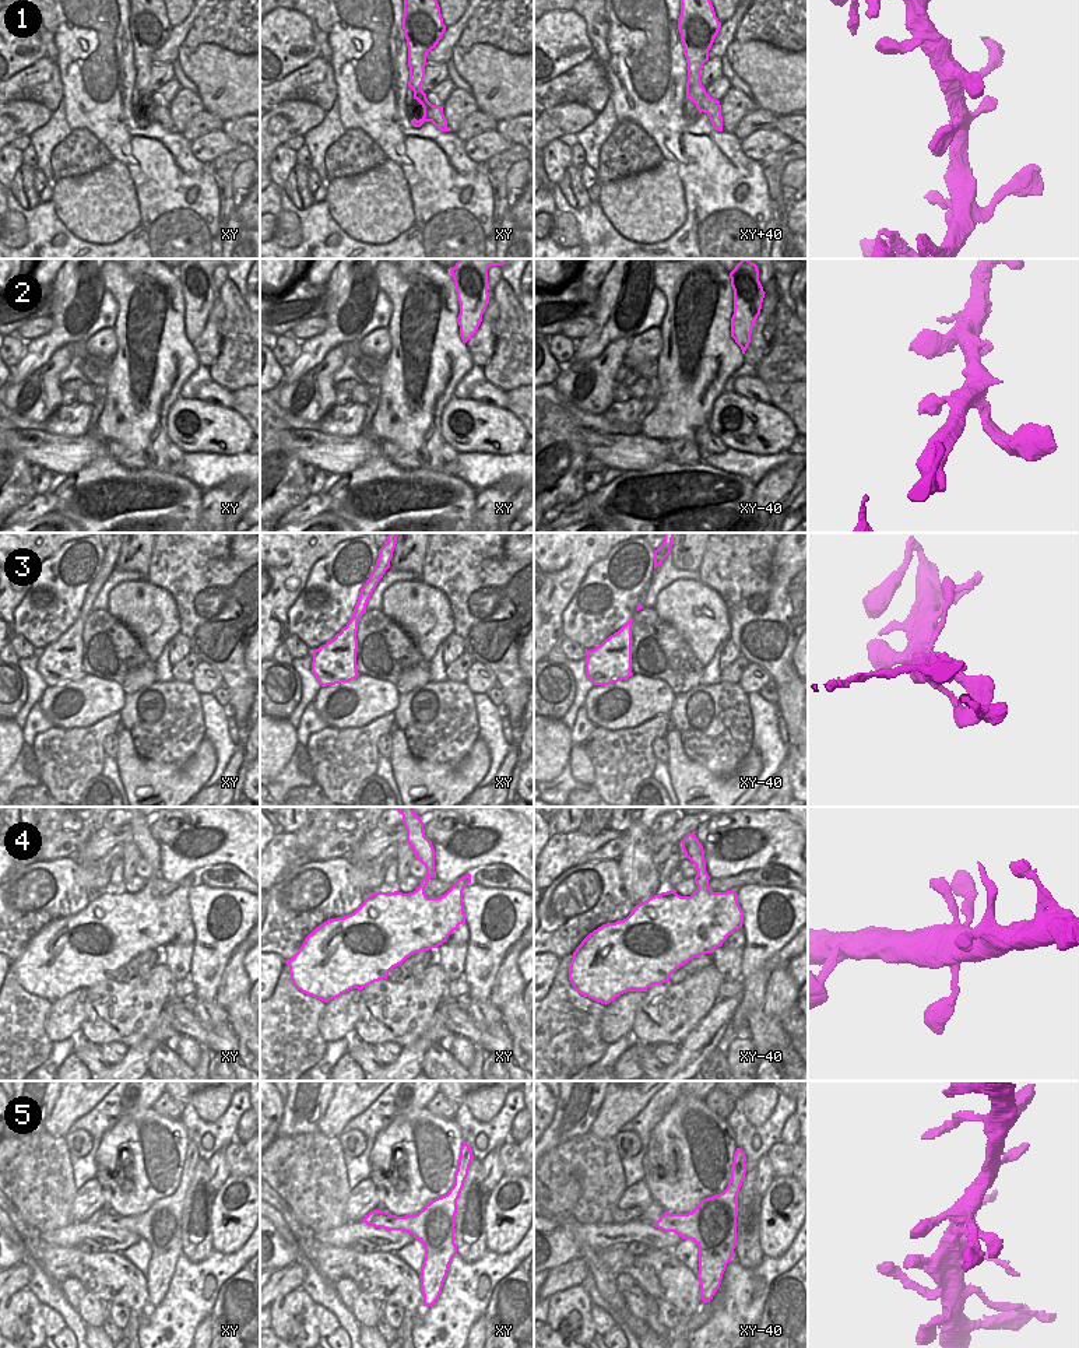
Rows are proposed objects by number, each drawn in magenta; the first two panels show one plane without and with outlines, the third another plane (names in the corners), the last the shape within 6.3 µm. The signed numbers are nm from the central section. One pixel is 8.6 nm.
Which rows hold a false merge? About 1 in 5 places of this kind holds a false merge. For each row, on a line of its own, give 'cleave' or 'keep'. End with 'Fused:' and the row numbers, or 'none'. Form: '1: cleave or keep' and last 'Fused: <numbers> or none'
1: keep
2: keep
3: keep
4: keep
5: keep
Fused: none

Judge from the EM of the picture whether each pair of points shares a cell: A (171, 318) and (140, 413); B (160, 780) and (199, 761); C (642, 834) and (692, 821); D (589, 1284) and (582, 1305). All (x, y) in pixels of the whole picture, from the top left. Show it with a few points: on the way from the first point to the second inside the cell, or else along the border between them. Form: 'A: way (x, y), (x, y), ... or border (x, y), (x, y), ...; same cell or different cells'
A: way (161, 341), (157, 346), (155, 374), (151, 389); same cell
B: way (169, 780), (179, 780), (189, 771); same cell
C: border (652, 834), (647, 841), (647, 850), (650, 853); different cells
D: border (580, 1285), (593, 1303); different cells

